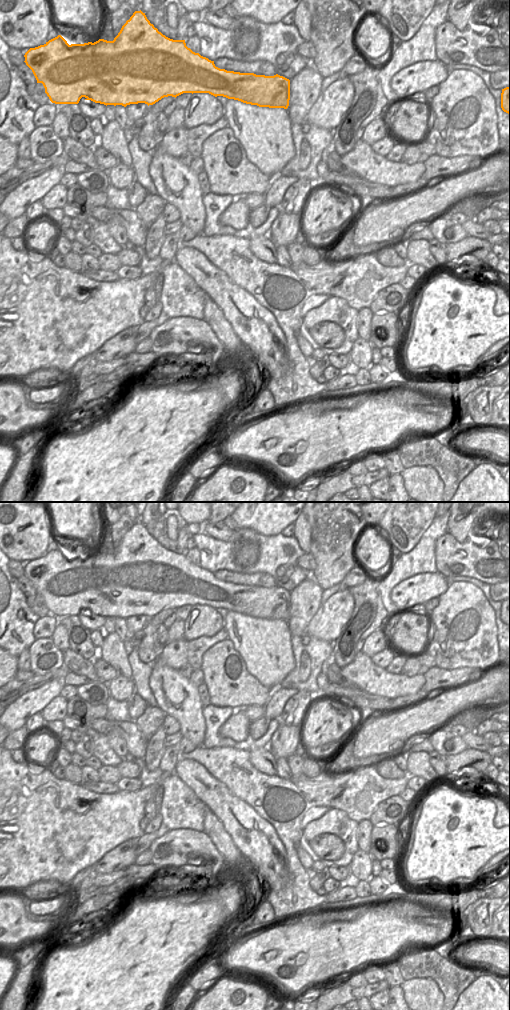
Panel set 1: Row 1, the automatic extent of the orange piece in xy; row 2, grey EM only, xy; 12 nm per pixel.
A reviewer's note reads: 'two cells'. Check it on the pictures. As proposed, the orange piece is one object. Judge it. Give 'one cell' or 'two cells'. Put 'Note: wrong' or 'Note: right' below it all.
one cell
Note: wrong

